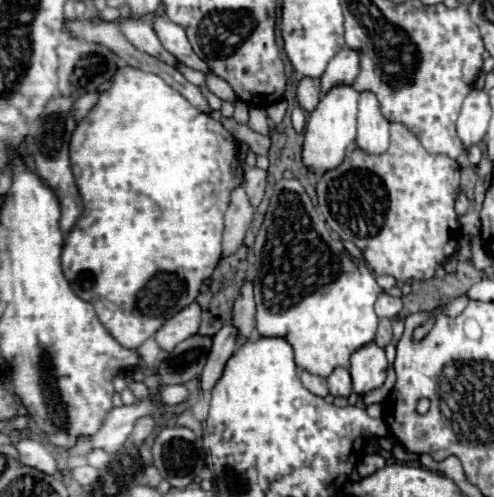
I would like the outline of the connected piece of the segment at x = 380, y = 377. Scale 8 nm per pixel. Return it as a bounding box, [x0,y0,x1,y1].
[350,341,388,395]

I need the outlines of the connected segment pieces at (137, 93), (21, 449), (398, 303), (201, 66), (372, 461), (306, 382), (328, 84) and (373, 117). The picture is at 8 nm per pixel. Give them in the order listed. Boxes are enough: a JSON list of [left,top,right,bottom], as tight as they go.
[[62,67,244,349],[16,439,56,473],[374,291,402,319],[154,15,210,73],[357,454,387,478],[300,371,328,397],[320,49,360,93],[356,93,390,155]]

